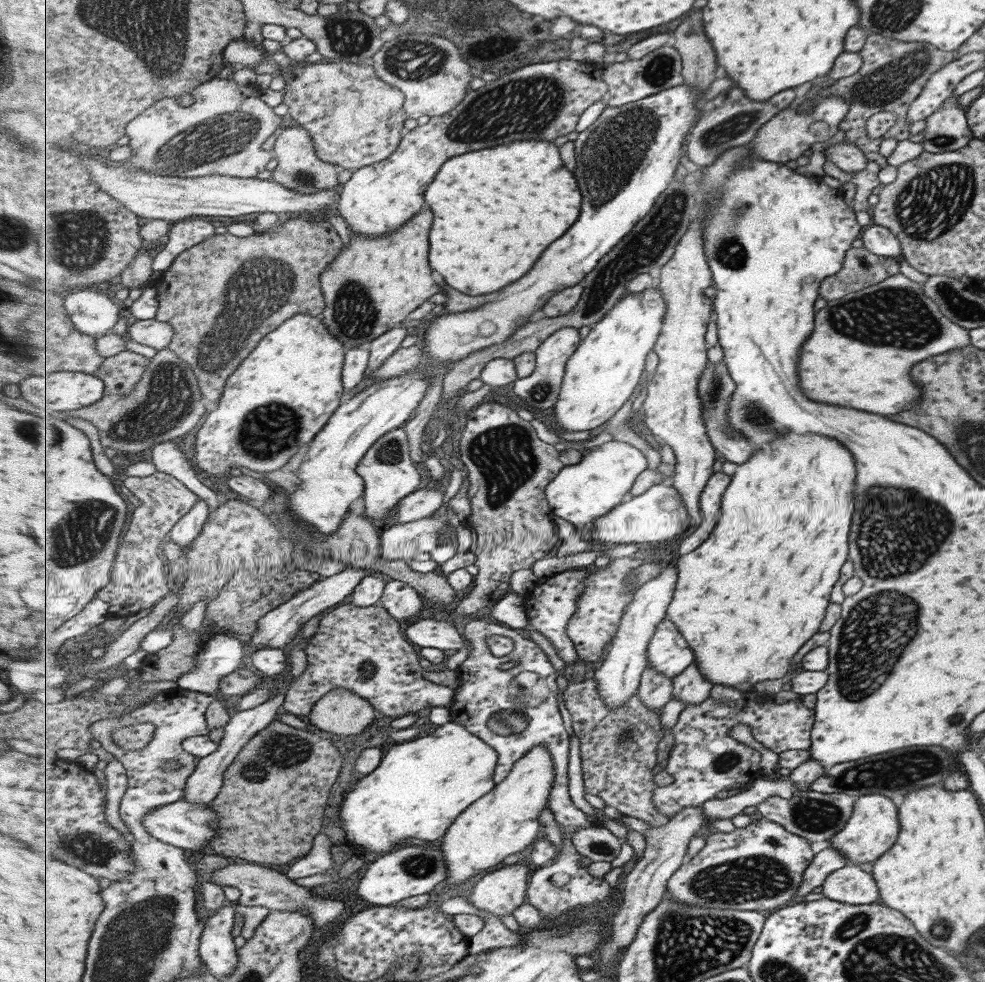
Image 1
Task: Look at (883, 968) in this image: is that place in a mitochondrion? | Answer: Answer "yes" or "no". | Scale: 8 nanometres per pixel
yes

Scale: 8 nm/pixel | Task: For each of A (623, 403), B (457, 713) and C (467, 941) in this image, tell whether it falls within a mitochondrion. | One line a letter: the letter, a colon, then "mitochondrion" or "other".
A: other
B: other
C: other

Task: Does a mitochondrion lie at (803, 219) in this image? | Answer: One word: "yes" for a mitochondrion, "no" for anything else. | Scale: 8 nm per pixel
no

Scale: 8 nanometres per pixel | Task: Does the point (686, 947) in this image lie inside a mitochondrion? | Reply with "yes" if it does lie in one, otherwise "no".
yes

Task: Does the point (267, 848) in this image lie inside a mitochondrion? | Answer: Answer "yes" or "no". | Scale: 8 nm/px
no

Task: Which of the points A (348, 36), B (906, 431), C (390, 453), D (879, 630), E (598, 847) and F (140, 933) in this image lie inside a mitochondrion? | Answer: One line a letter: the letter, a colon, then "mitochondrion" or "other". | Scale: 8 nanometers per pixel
A: mitochondrion
B: other
C: mitochondrion
D: mitochondrion
E: mitochondrion
F: mitochondrion

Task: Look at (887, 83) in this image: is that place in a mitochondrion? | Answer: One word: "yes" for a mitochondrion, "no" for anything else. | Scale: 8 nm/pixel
yes

